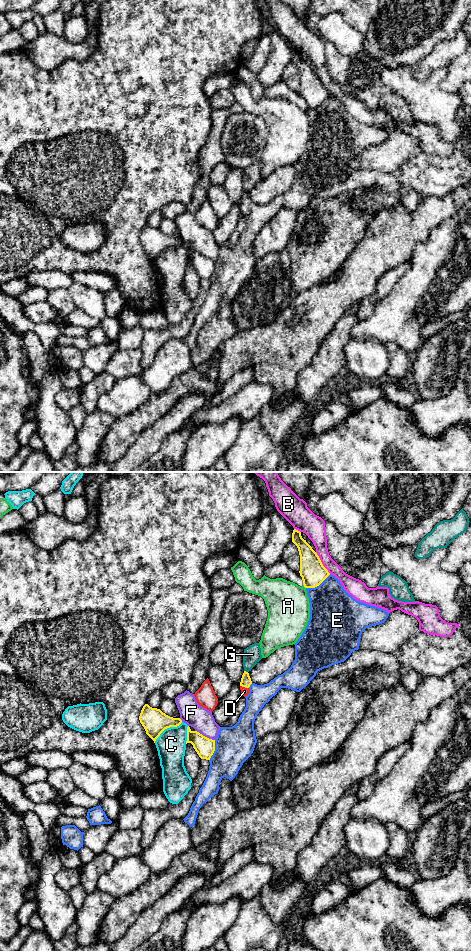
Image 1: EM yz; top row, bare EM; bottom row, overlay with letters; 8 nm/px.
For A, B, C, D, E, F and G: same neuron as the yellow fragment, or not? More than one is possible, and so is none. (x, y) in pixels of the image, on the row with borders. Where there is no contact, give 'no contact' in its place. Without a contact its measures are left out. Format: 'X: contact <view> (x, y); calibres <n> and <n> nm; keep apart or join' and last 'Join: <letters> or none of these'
A: no contact; keep apart
B: contact yz (321, 563); calibres 200 and 150 nm; keep apart
C: contact yz (167, 727); calibres 200 and 240 nm; keep apart
D: contact yz (244, 686); calibres 80 and 60 nm; join
E: contact yz (317, 585); calibres 200 and 380 nm; keep apart
F: contact yz (204, 736); calibres 160 and 190 nm; keep apart
G: contact yz (245, 671); calibres 80 and 140 nm; keep apart
Join: D

